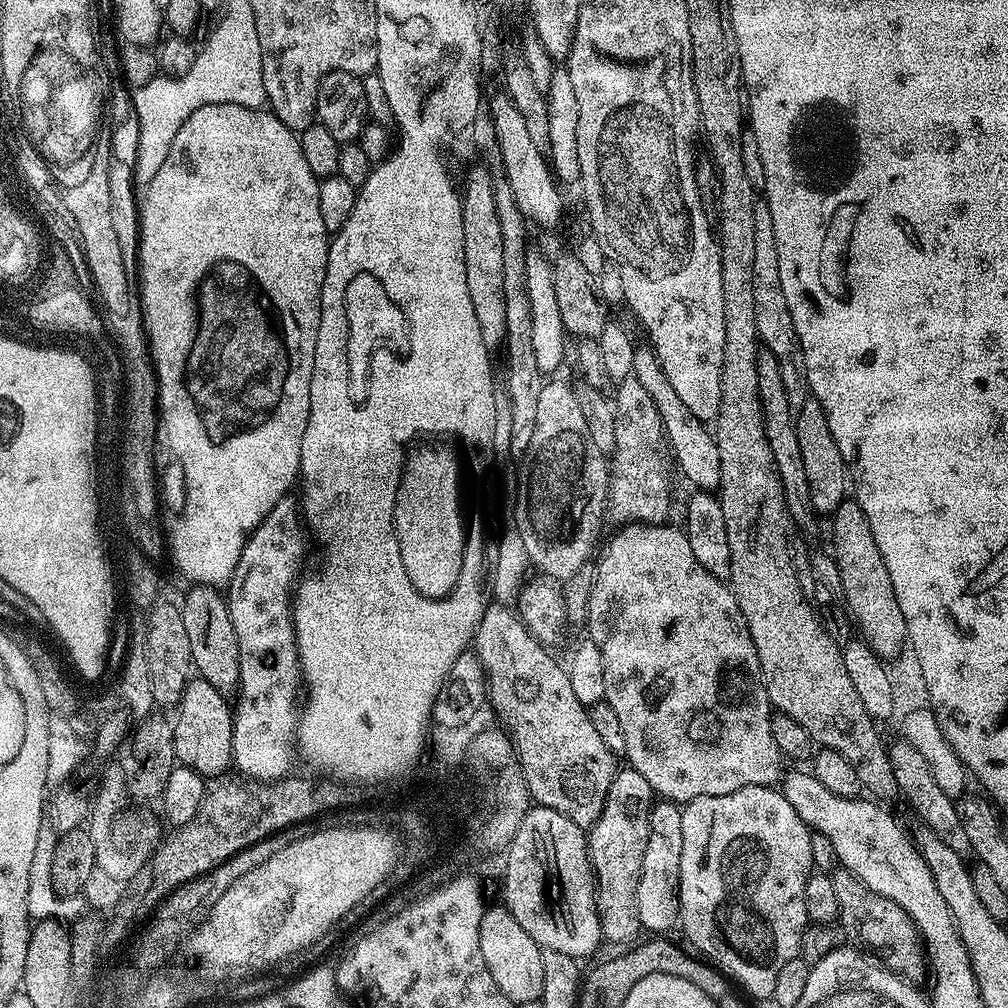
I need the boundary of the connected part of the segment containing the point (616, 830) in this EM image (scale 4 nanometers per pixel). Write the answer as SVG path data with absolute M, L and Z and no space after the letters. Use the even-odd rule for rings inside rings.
M621 767L610 782L602 814L586 832L588 861L592 863L592 874L596 878L600 934L610 943L631 945L642 932L638 918L638 878L642 874L646 838L650 834L648 811L653 803L654 793L650 782L646 782L638 770Z

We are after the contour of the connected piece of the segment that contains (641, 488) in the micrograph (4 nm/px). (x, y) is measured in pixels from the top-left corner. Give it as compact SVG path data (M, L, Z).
M634 375L626 377L626 379L619 381L615 385L616 398L614 396L614 409L616 415L616 428L617 428L617 450L616 453L610 458L610 475L608 477L608 506L606 509L607 515L612 516L618 520L617 523L624 524L627 522L637 522L641 524L662 524L669 519L668 511L672 508L672 470L674 474L674 459L673 453L669 449L668 436L664 433L663 420L660 414L658 414L658 407L655 405L652 398L650 398L649 392L645 387L638 382L638 378Z

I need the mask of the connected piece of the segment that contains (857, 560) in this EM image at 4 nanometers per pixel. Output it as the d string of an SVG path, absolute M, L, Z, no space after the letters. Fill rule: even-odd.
M854 498L844 499L838 510L831 512L830 520L832 520L830 552L837 564L838 574L841 575L843 603L848 603L847 611L864 641L881 658L896 656L906 648L908 639L906 618L902 618L902 606L898 606L898 598L890 582L890 570L886 570L886 562L882 562L882 553L878 551L878 542L874 542L870 522L866 522L866 514L862 514L862 506Z

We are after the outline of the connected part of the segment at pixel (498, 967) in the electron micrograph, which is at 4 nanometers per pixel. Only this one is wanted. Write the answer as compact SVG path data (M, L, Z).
M485 907L480 923L480 945L482 958L486 958L486 966L494 978L494 986L510 998L513 1006L539 1000L542 994L542 949L526 930L522 930L522 926L518 926L518 918L514 918L508 908Z

